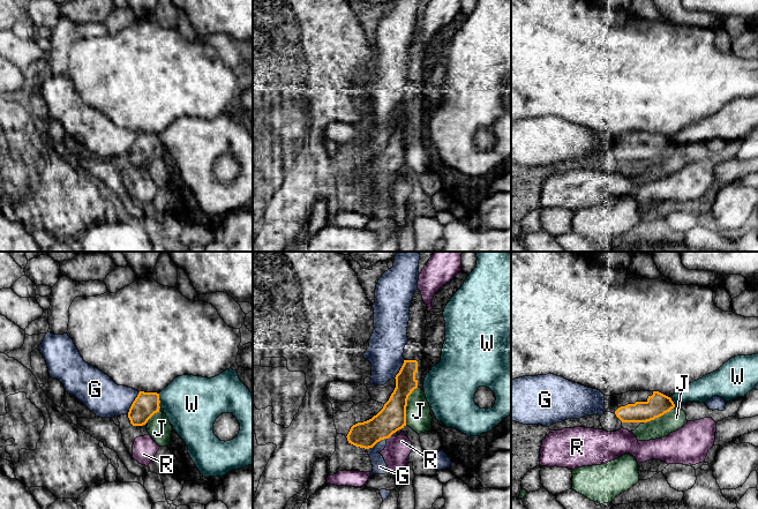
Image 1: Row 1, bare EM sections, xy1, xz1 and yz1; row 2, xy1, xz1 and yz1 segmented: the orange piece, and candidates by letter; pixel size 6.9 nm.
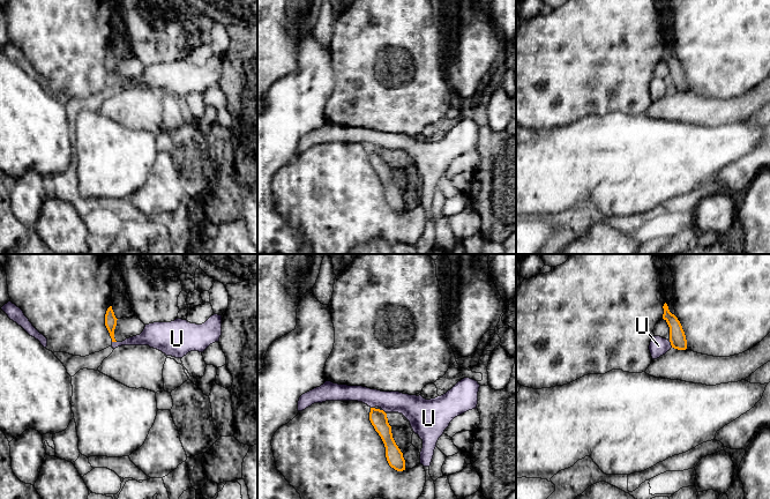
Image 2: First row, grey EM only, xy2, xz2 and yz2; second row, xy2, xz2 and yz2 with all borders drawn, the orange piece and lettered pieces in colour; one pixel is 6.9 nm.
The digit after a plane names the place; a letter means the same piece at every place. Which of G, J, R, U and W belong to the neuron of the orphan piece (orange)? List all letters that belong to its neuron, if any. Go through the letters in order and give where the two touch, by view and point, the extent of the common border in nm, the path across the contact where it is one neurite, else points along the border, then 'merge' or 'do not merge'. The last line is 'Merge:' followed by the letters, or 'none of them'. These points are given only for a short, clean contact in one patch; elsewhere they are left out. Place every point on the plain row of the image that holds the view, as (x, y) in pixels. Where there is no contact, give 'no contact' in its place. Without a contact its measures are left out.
G: meets orange in xy1 at (133, 144); contact 170 nm long; do not merge
J: meets orange in xz1 at (406, 147); contact 280 nm long; border along xz1 (418, 128), (408, 137), (405, 166); do not merge
R: meets orange in xz1 at (389, 178); contact 40 nm long; do not merge
U: meets orange in yz2 at (671, 86); contact 50 nm long; border along yz2 (668, 82), (672, 88); do not merge
W: meets orange in xy1 at (159, 142); contact 100 nm long; border along xy1 (158, 135), (160, 148); do not merge
Merge: none of them

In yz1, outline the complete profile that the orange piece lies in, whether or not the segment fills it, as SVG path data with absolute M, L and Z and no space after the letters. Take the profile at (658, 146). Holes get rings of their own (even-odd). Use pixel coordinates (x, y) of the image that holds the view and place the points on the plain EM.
M628 133L605 137L605 154L615 155L622 164L647 164L675 149L670 139L659 133Z

